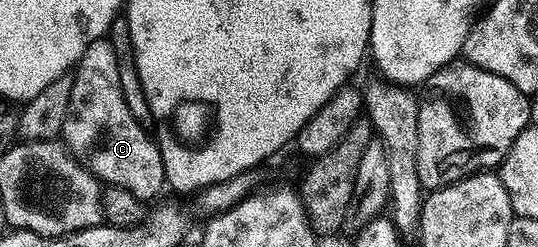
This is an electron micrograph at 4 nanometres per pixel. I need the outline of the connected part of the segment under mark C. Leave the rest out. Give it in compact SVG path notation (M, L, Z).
M104 38L93 42L74 69L73 90L69 94L69 110L65 114L61 140L67 151L104 185L129 190L129 194L144 202L154 201L156 199L154 196L165 188L167 171L159 153L158 143L153 139L152 133L141 127L137 118L133 118L133 114L129 114L125 94L121 94L121 74L117 66L117 54L110 39Z

